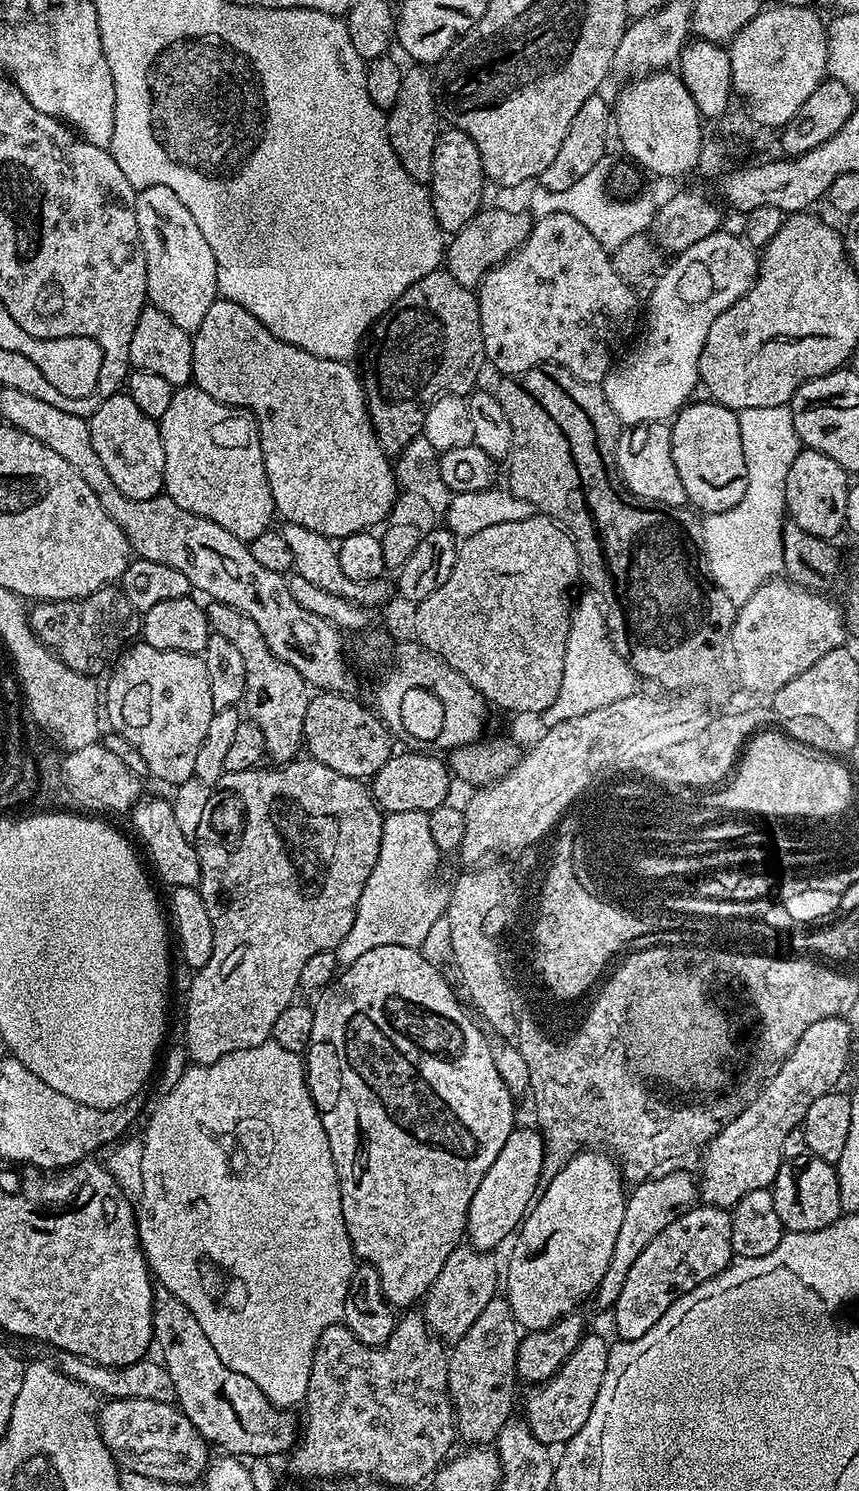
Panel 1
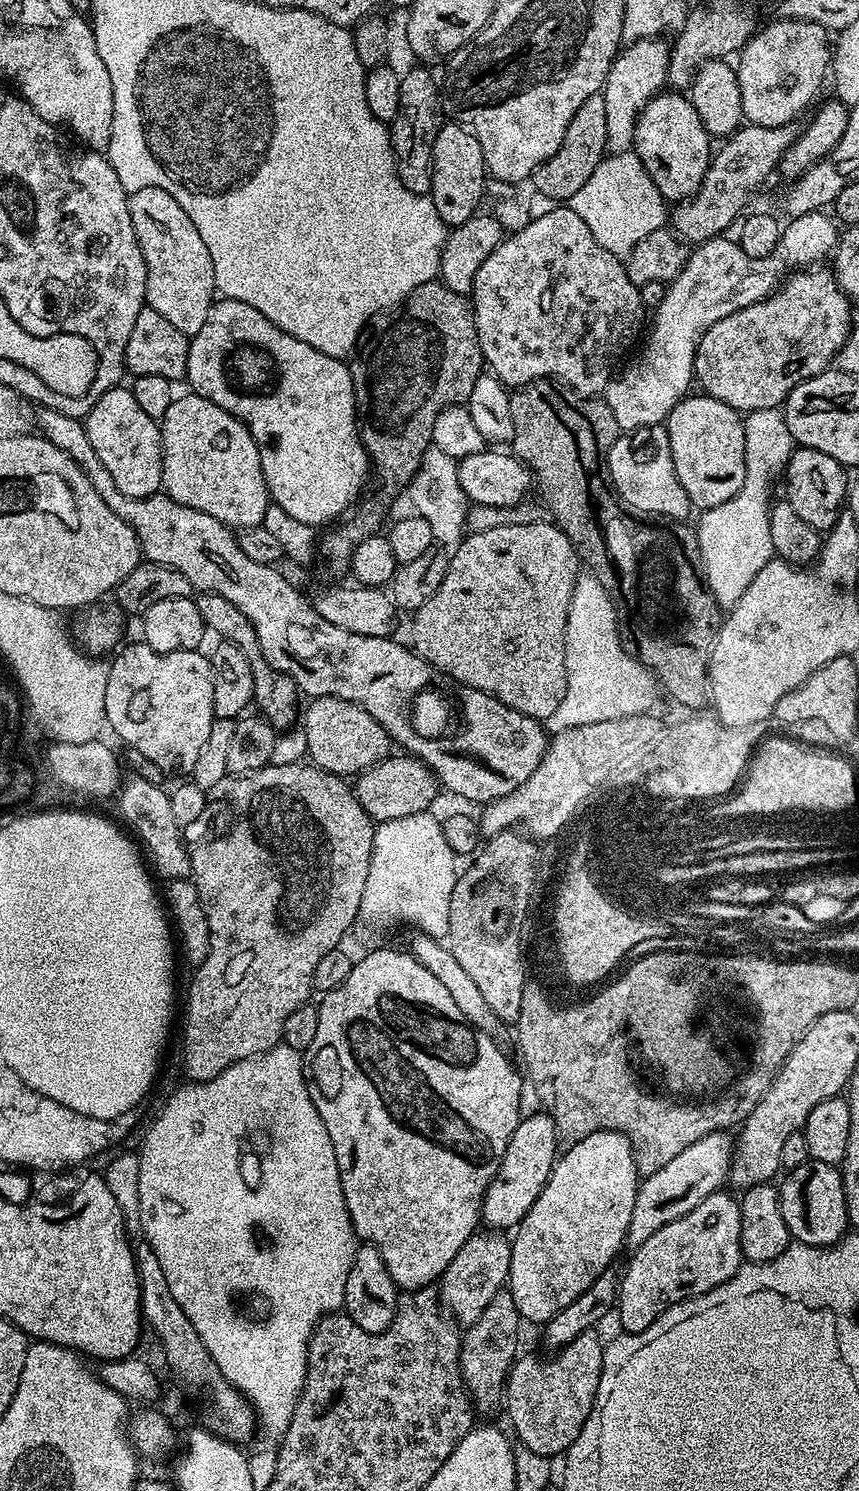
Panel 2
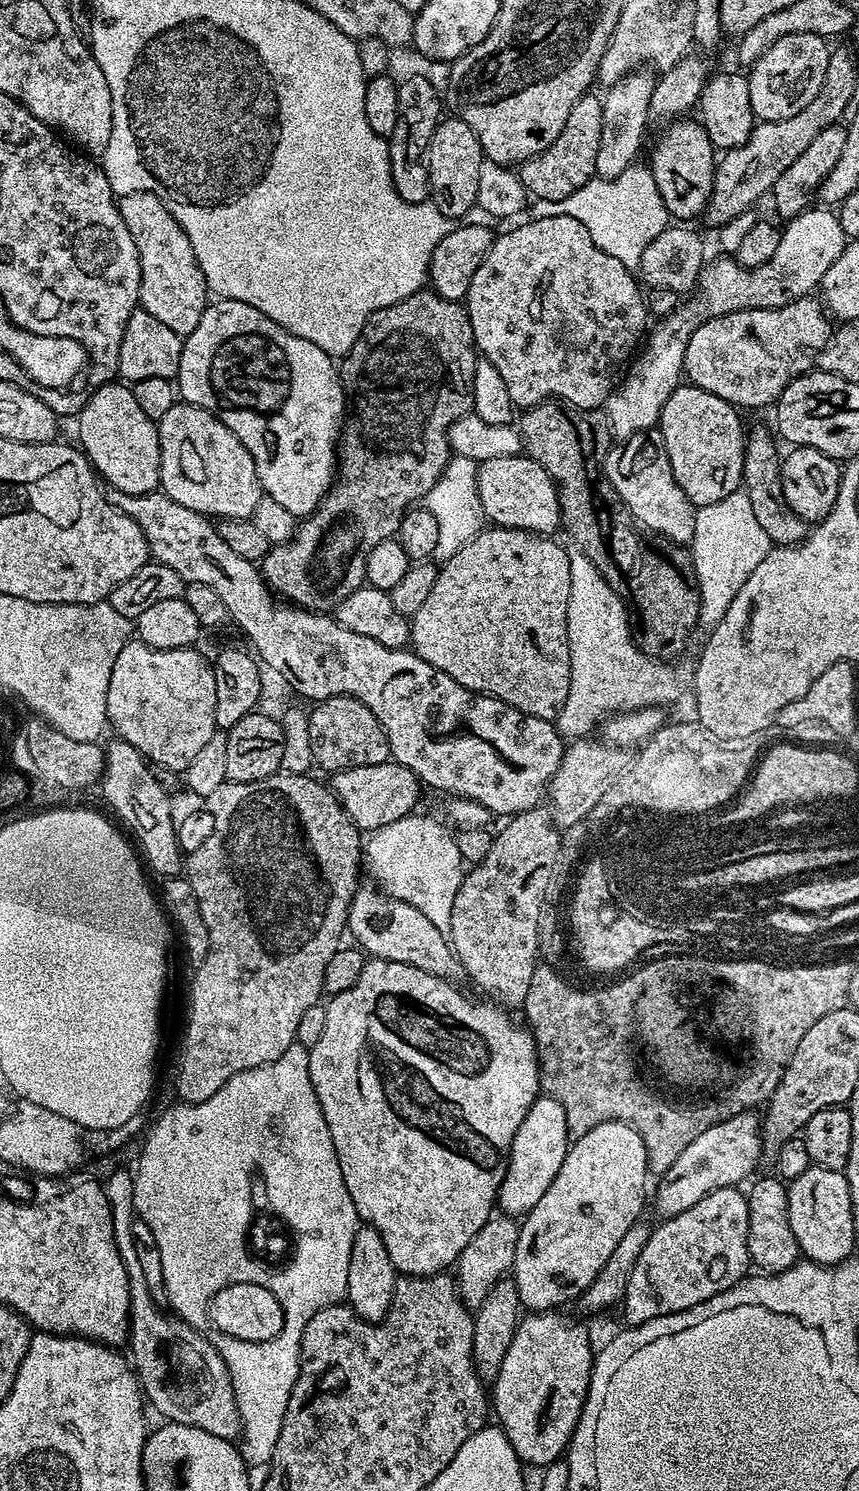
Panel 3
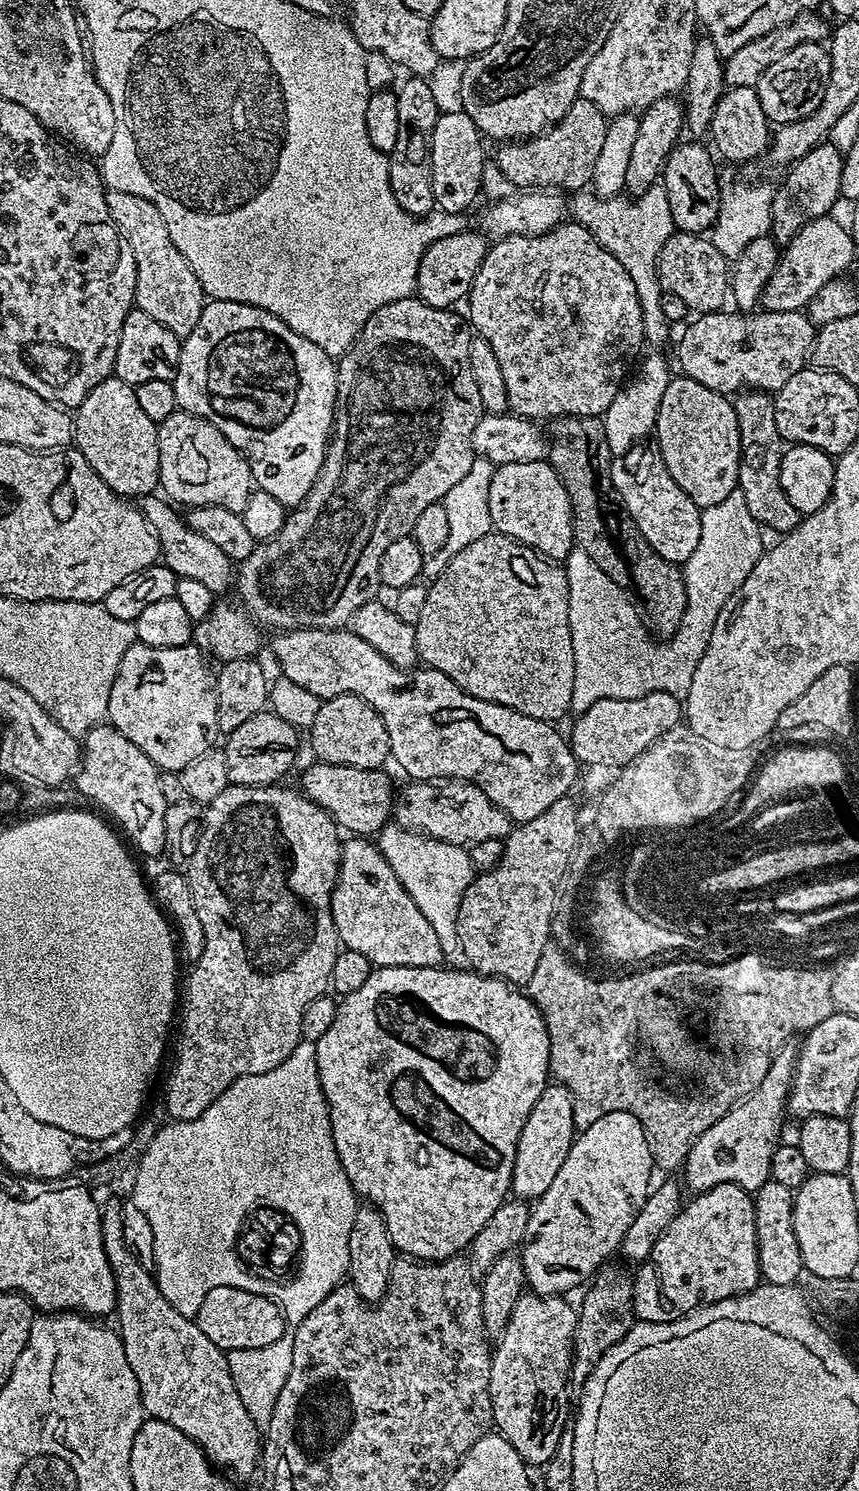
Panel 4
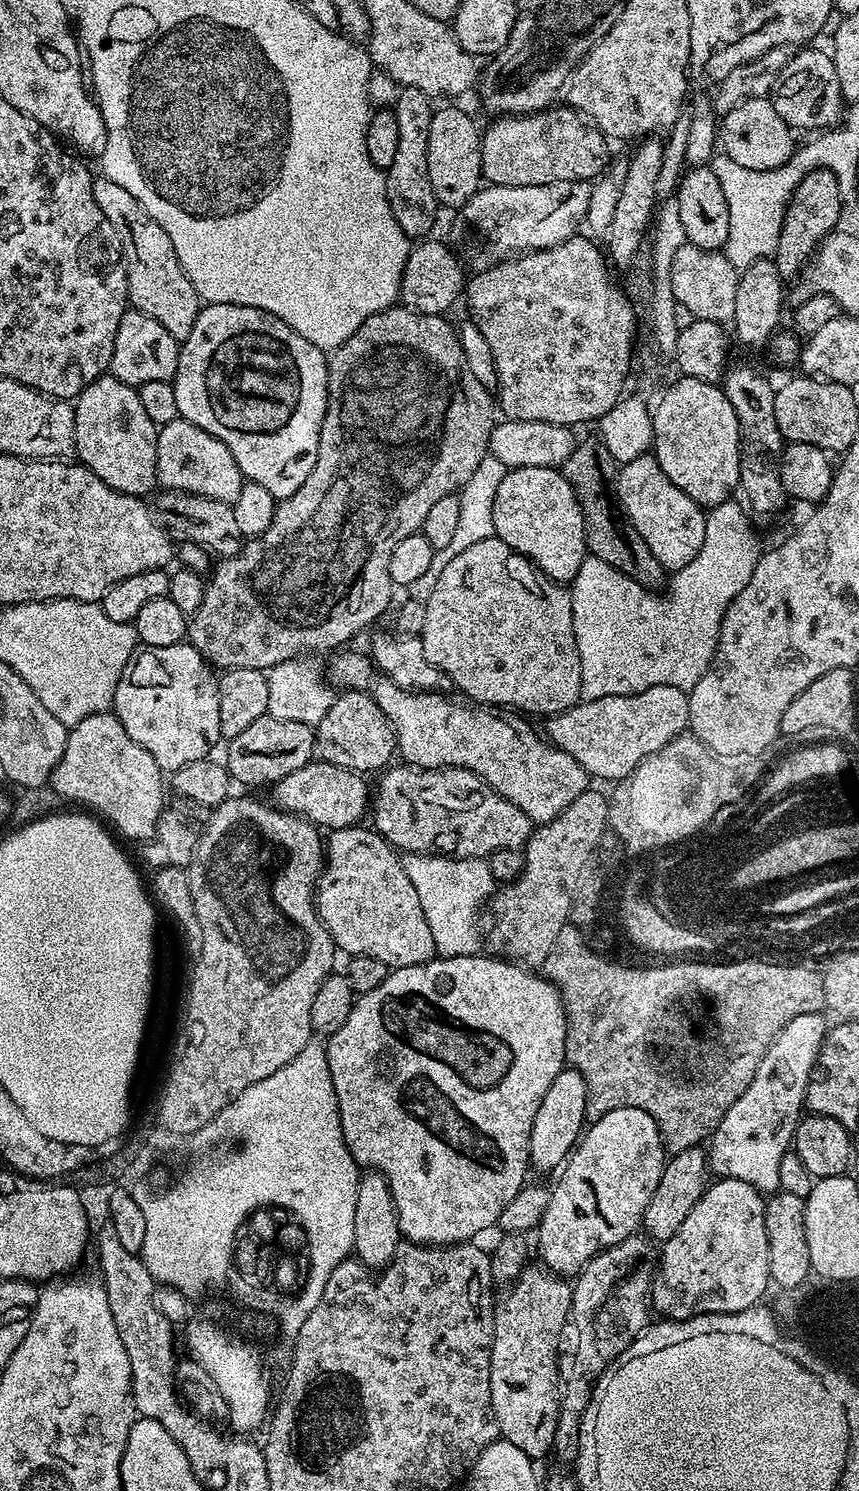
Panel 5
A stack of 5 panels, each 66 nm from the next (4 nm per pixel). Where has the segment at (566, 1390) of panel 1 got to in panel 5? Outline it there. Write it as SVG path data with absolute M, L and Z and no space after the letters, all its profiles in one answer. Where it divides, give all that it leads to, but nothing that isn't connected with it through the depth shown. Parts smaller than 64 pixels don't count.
M535 1266L525 1267L524 1271L512 1281L508 1292L504 1296L504 1301L495 1305L492 1313L492 1321L494 1322L494 1338L492 1339L492 1357L490 1358L490 1398L494 1406L494 1418L500 1427L501 1437L510 1442L514 1442L514 1446L518 1446L518 1450L522 1450L522 1454L539 1458L539 1456L549 1455L552 1452L552 1443L554 1442L554 1426L558 1426L558 1410L560 1409L560 1386L558 1383L558 1353L560 1350L560 1338L564 1335L564 1323L570 1314L570 1302L572 1301L572 1284L567 1279L561 1278L543 1267Z

